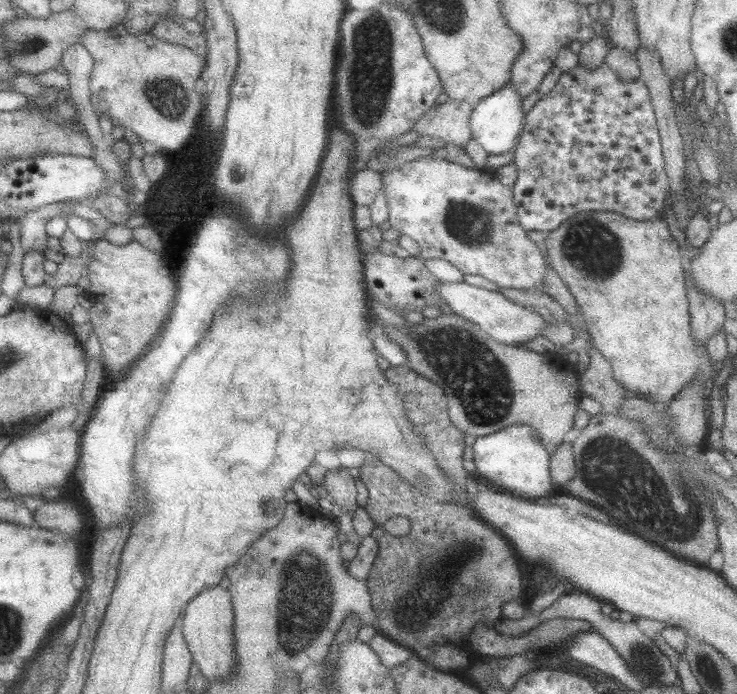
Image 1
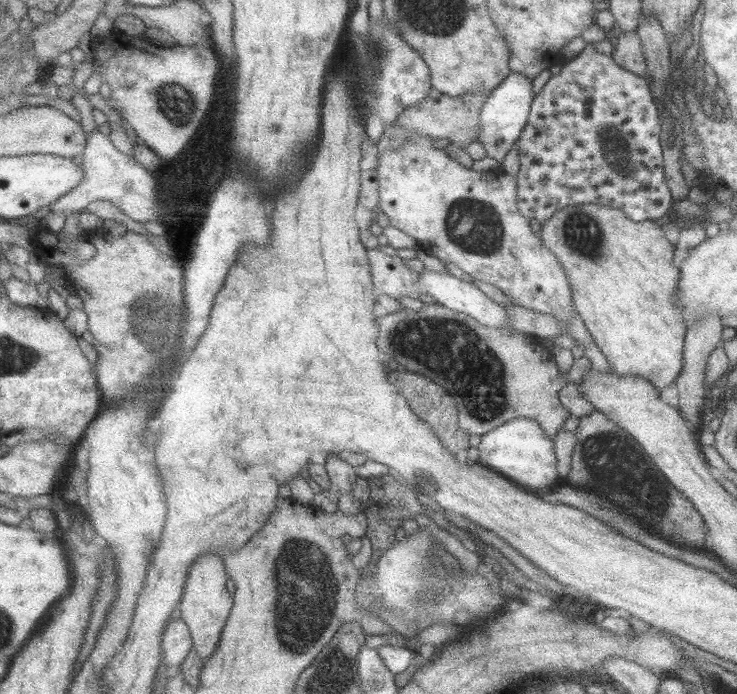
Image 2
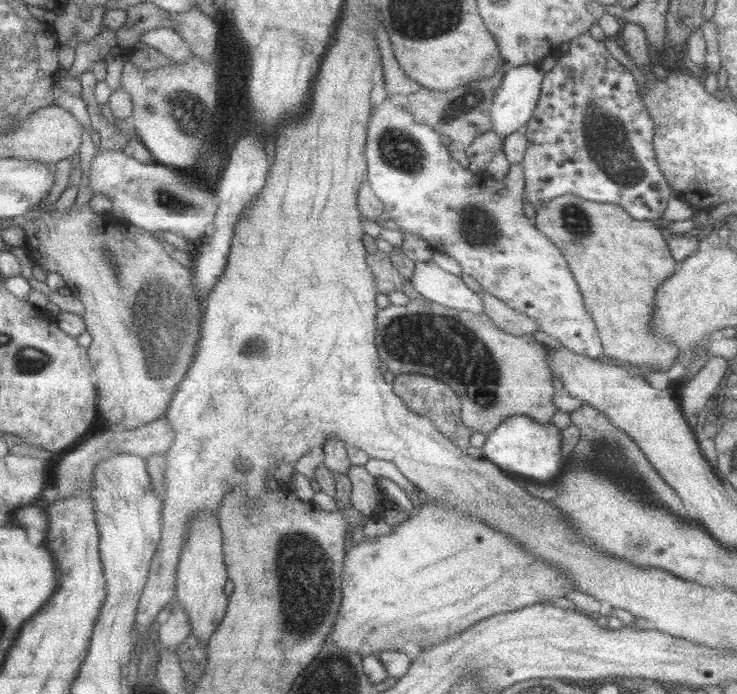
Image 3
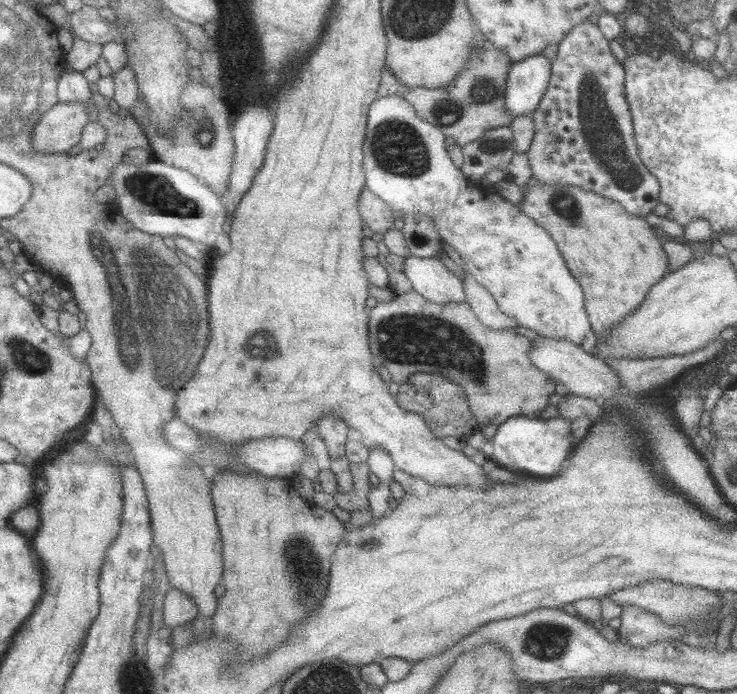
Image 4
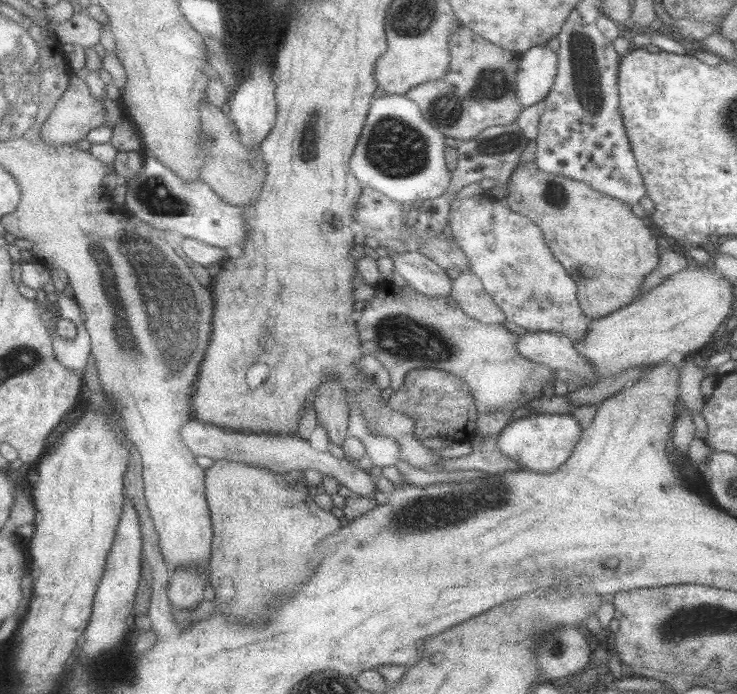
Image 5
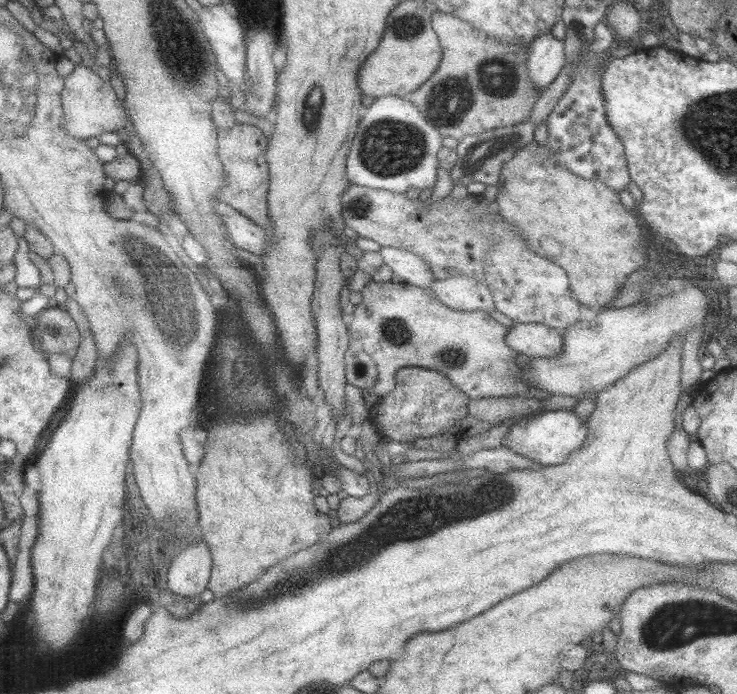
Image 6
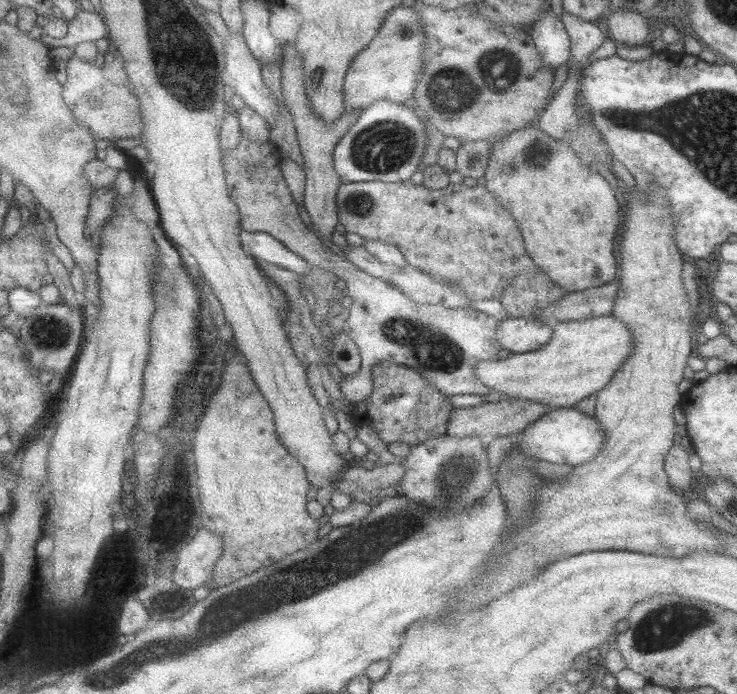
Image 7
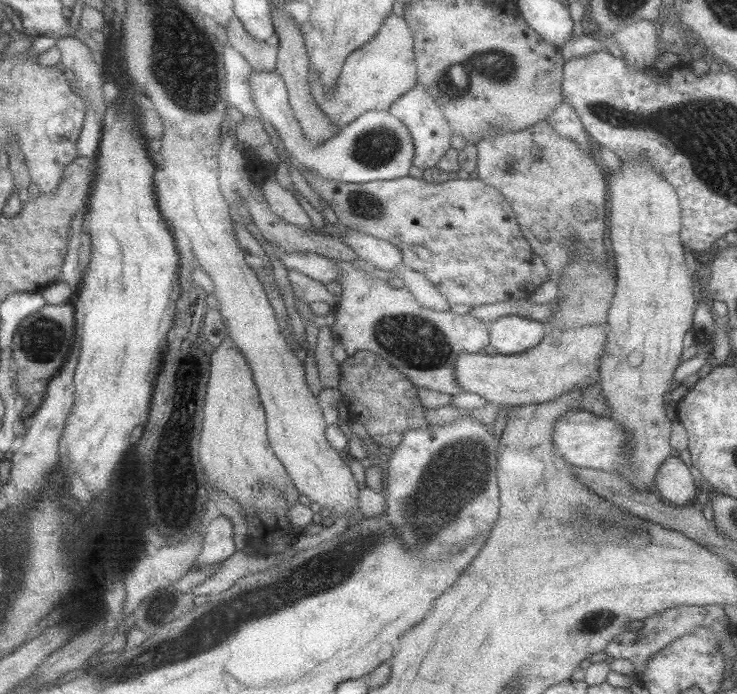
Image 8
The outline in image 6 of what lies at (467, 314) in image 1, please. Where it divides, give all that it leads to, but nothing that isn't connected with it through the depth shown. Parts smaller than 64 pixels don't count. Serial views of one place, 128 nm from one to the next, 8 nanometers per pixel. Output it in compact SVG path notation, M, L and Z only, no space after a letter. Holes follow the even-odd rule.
M384 246L380 248L379 255L383 258L384 264L392 269L394 275L402 278L404 283L426 289L437 280L434 273L428 269L428 263L408 249Z

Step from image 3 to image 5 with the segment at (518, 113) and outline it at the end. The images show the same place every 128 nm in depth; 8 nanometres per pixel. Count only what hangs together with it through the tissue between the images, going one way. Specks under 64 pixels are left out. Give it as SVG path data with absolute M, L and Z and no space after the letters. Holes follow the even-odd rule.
M546 45L531 46L519 57L516 94L524 107L538 104L554 85L558 54Z

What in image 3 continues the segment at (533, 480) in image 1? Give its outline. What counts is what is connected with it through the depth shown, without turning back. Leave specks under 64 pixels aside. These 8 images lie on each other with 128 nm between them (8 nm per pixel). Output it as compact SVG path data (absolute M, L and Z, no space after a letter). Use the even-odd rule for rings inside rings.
M528 415L510 416L493 432L487 434L482 458L518 478L528 478L550 485L550 482L554 482L564 472L565 460L561 454L560 429L552 422L546 425L539 424Z

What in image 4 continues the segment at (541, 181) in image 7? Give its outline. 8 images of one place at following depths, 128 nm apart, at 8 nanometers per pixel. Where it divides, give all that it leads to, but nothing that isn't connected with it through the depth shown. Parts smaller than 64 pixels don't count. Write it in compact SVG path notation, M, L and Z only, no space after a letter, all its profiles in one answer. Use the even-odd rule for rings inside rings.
M530 178L529 184L522 189L524 198L519 204L521 212L546 229L558 244L560 252L566 254L568 269L582 287L590 324L597 335L606 336L608 330L612 330L614 326L618 326L618 322L638 310L651 286L660 282L667 273L668 257L663 247L664 237L659 231L652 229L652 225L644 217L627 214L619 202L580 186L564 185L562 182L542 184Z

